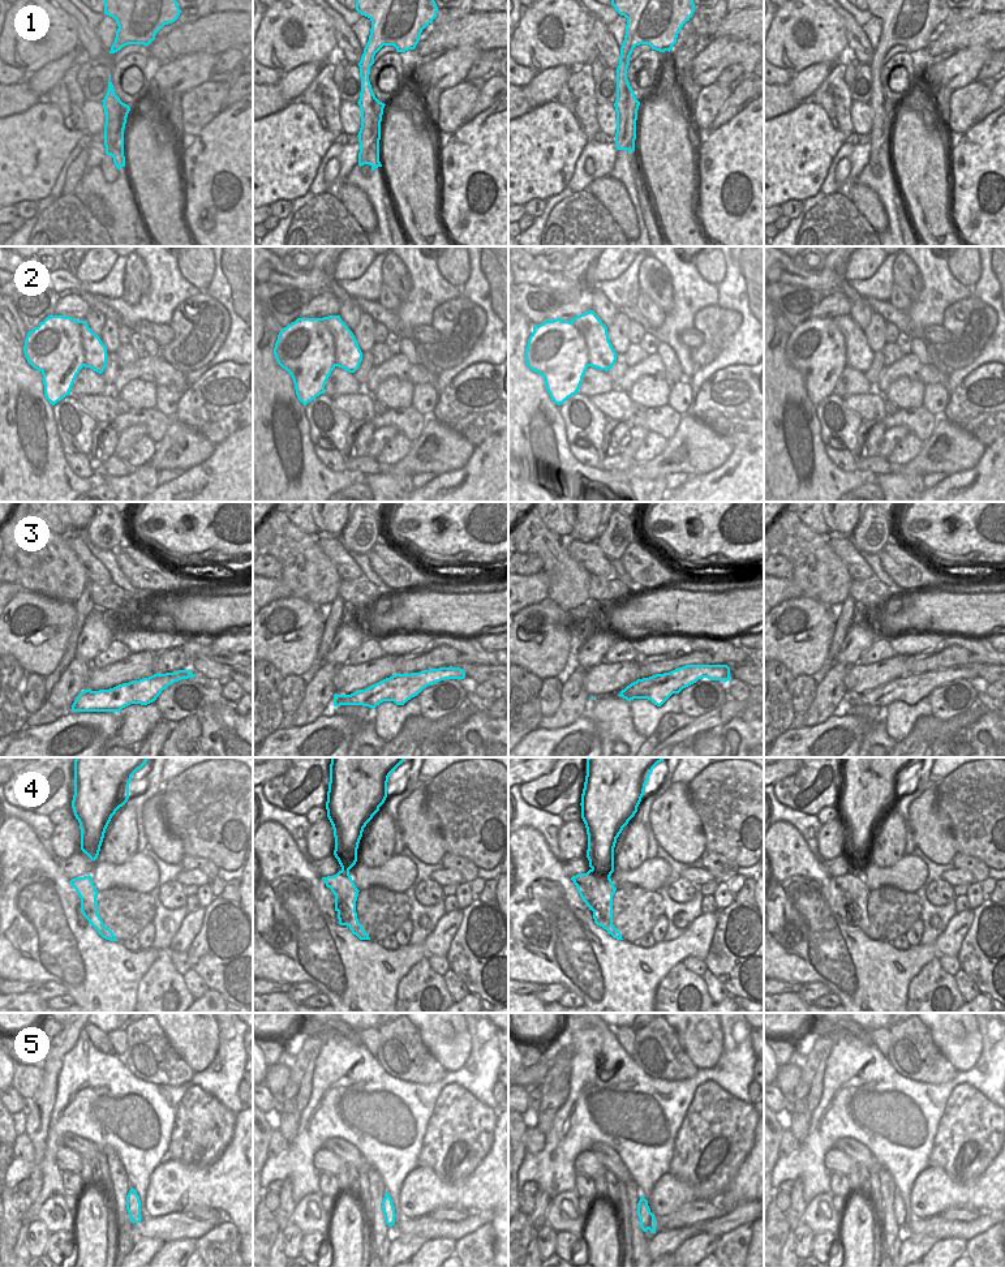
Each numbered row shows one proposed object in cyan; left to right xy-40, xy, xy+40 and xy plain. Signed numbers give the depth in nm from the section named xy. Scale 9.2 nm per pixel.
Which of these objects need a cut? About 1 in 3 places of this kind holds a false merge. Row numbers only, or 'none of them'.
4

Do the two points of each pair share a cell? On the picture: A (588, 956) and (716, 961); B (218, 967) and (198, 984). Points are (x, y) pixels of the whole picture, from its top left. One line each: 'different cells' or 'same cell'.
A: different cells
B: different cells

